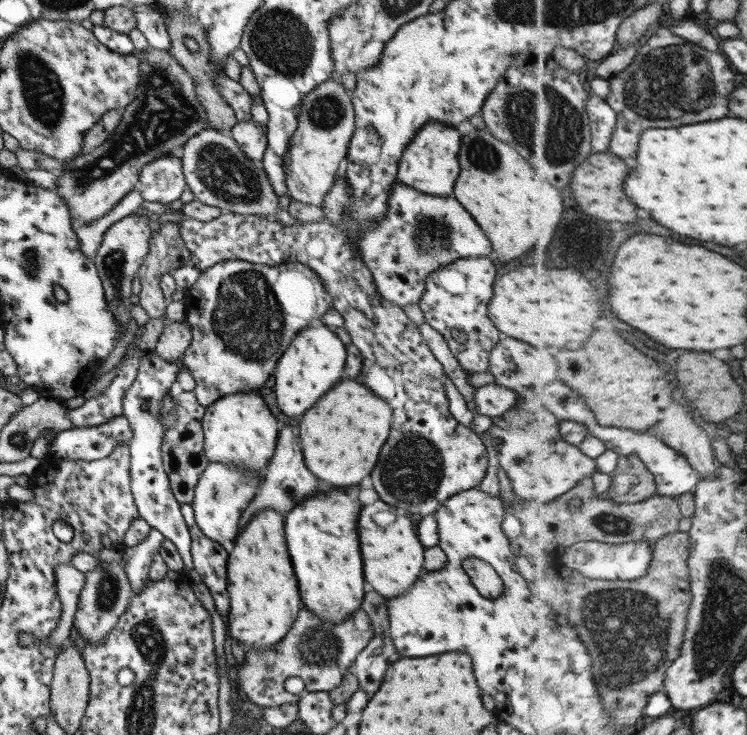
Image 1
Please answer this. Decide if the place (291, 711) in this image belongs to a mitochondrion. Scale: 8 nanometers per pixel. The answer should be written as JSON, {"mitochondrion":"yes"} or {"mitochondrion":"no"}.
{"mitochondrion":"no"}

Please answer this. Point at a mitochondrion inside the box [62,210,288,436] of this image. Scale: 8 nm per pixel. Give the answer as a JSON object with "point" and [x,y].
{"point":[113,263]}

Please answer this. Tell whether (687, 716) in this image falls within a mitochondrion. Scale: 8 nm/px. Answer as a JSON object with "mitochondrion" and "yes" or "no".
{"mitochondrion":"no"}

